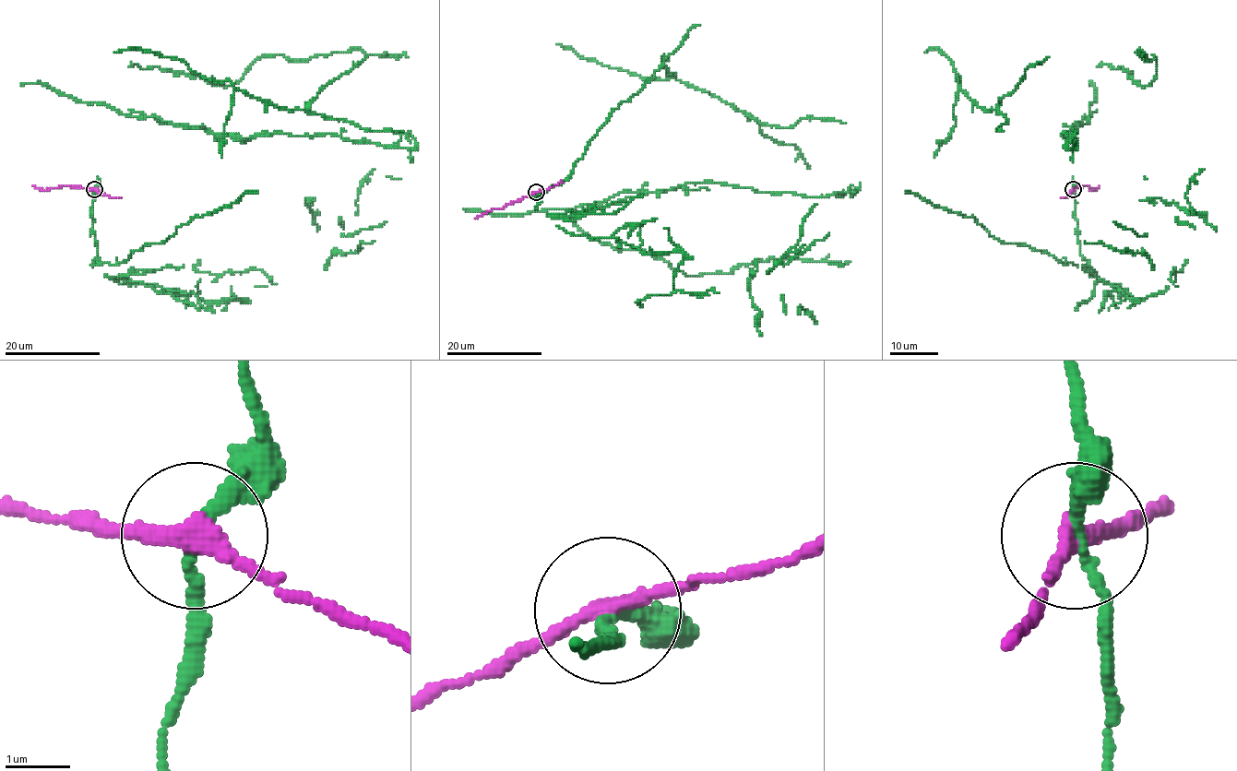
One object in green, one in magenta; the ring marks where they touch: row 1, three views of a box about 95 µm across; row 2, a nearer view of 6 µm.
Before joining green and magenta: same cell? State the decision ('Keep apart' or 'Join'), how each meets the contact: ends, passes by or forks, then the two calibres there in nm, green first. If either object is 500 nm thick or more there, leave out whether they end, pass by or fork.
Keep apart. At the ring green passes by. At the ring magenta passes by. Thickness 200 nm (green) against 260 nm

